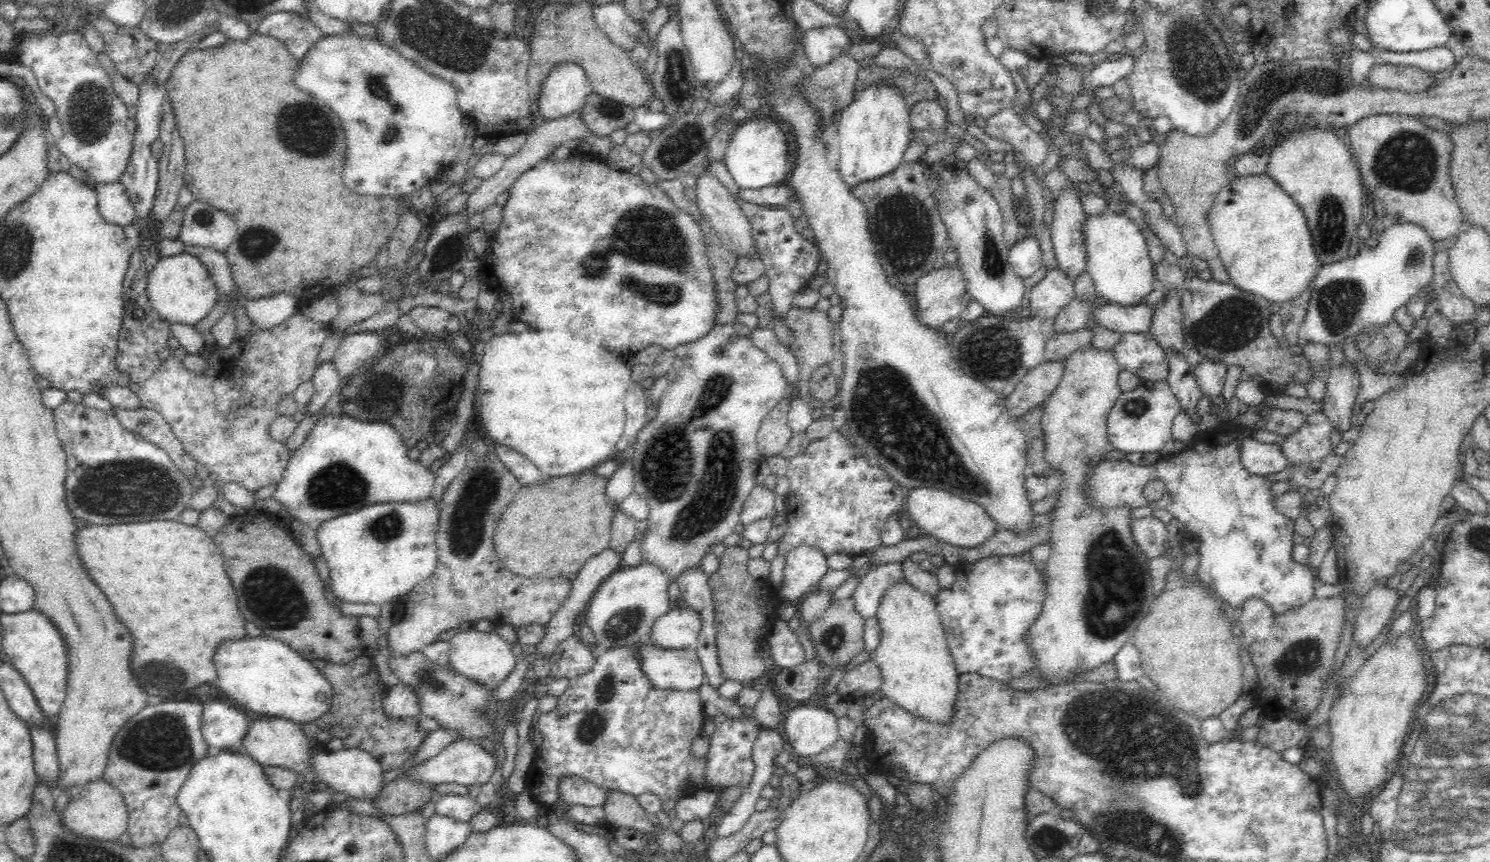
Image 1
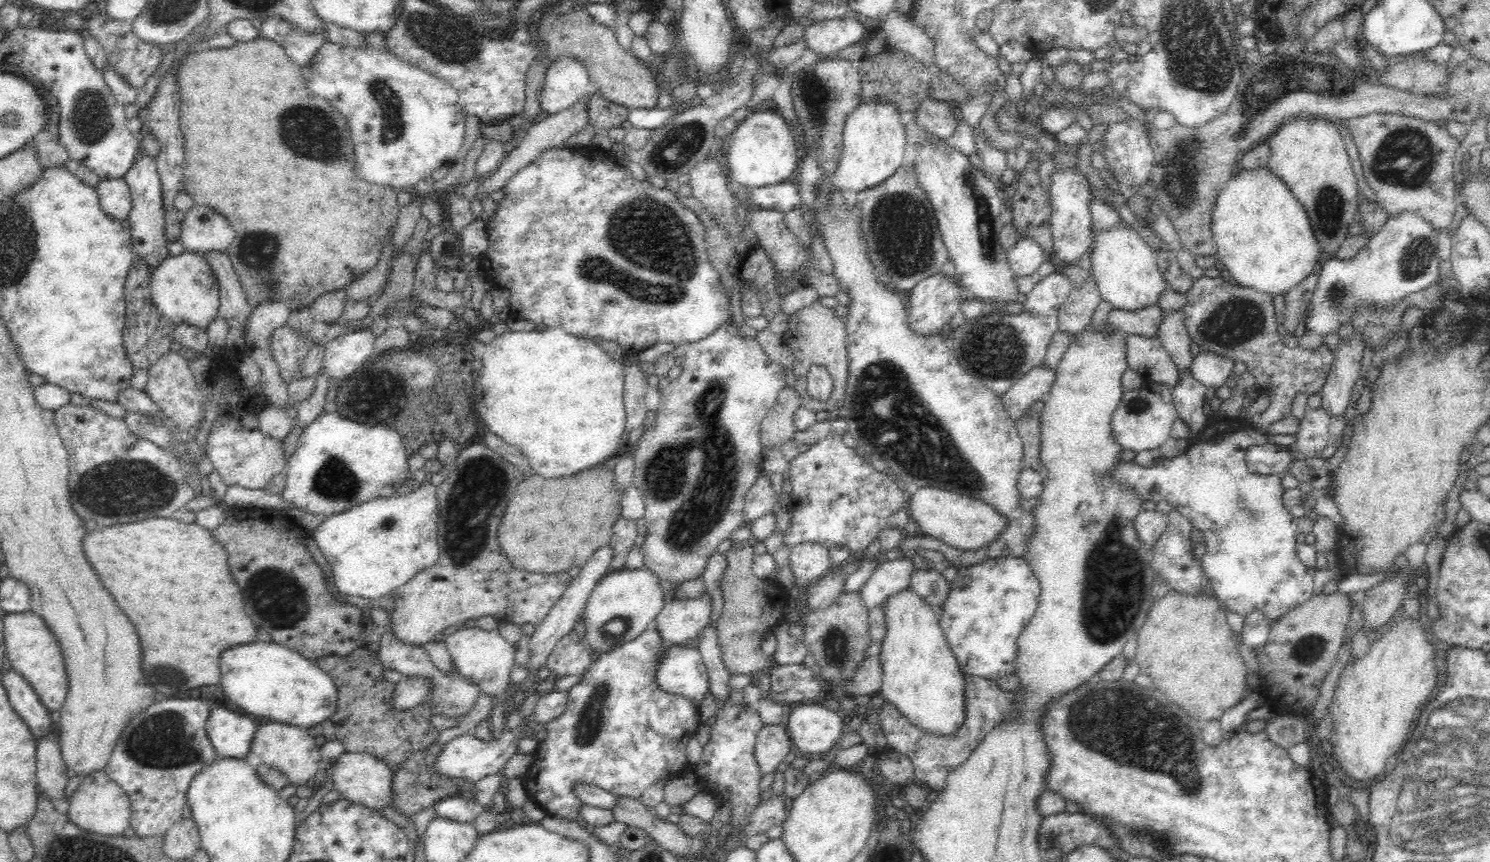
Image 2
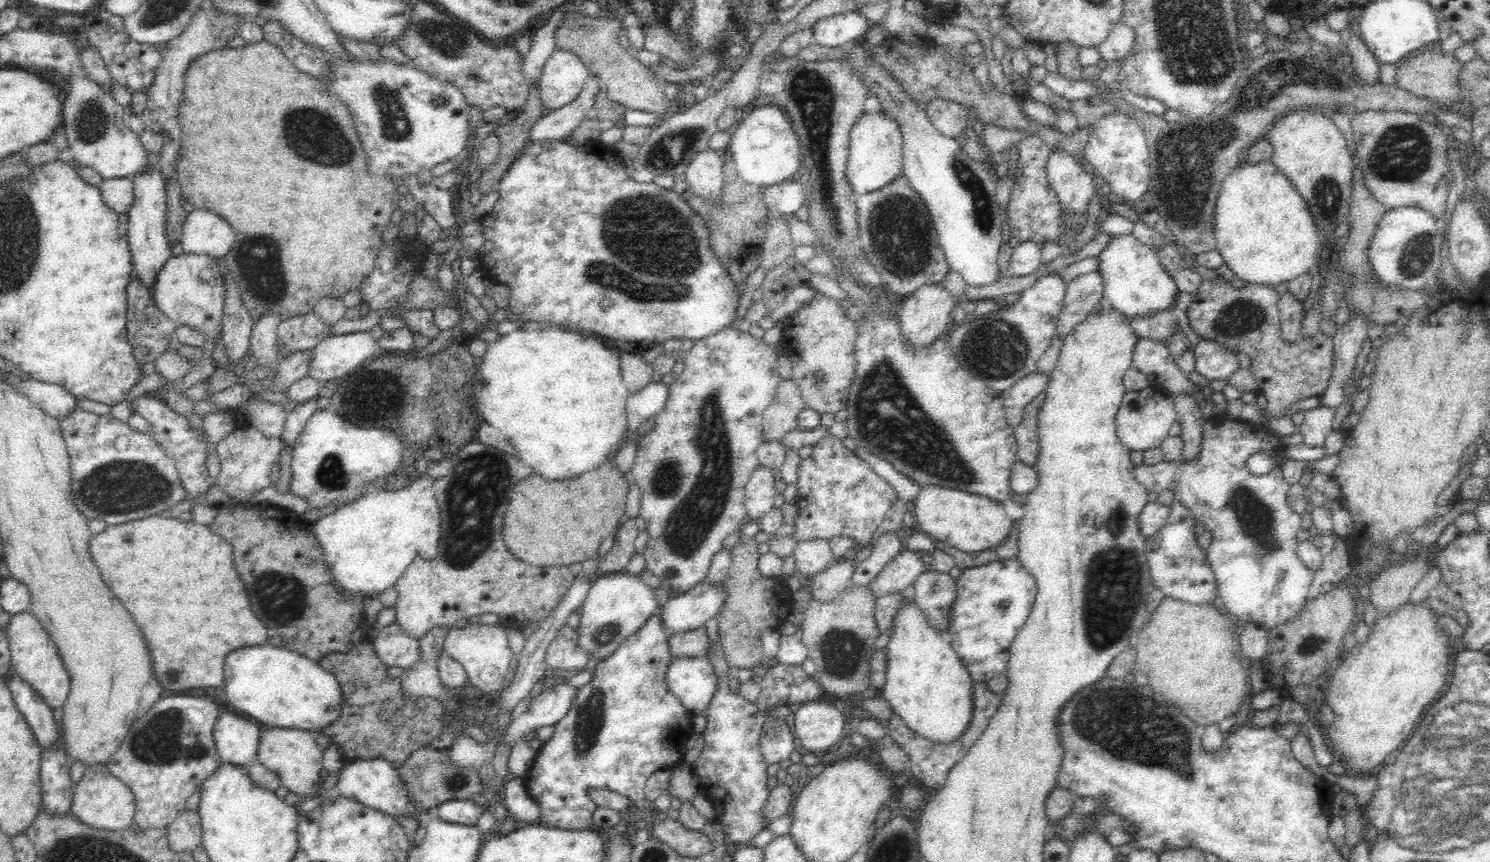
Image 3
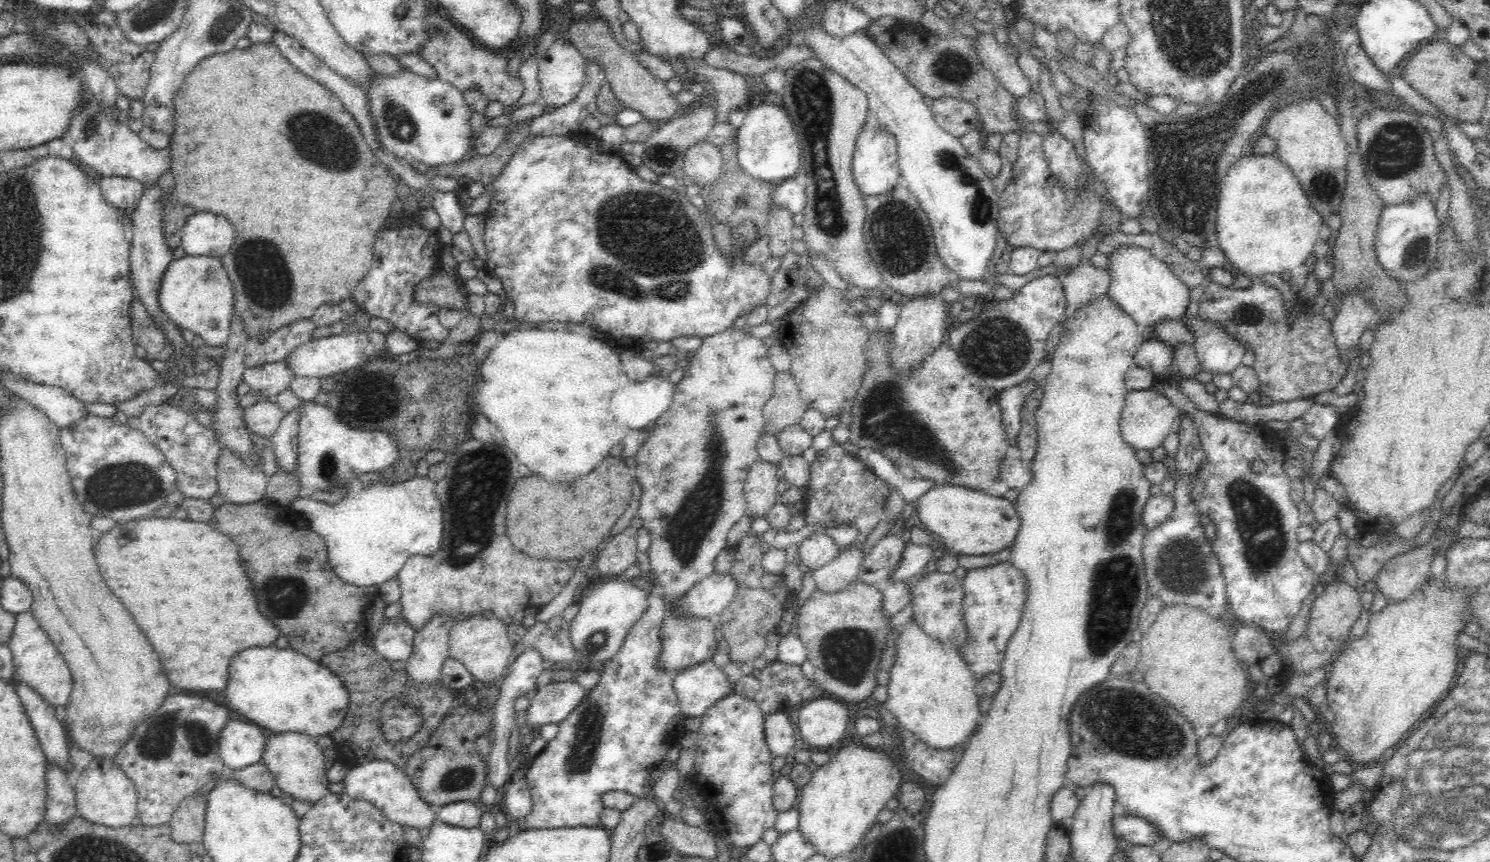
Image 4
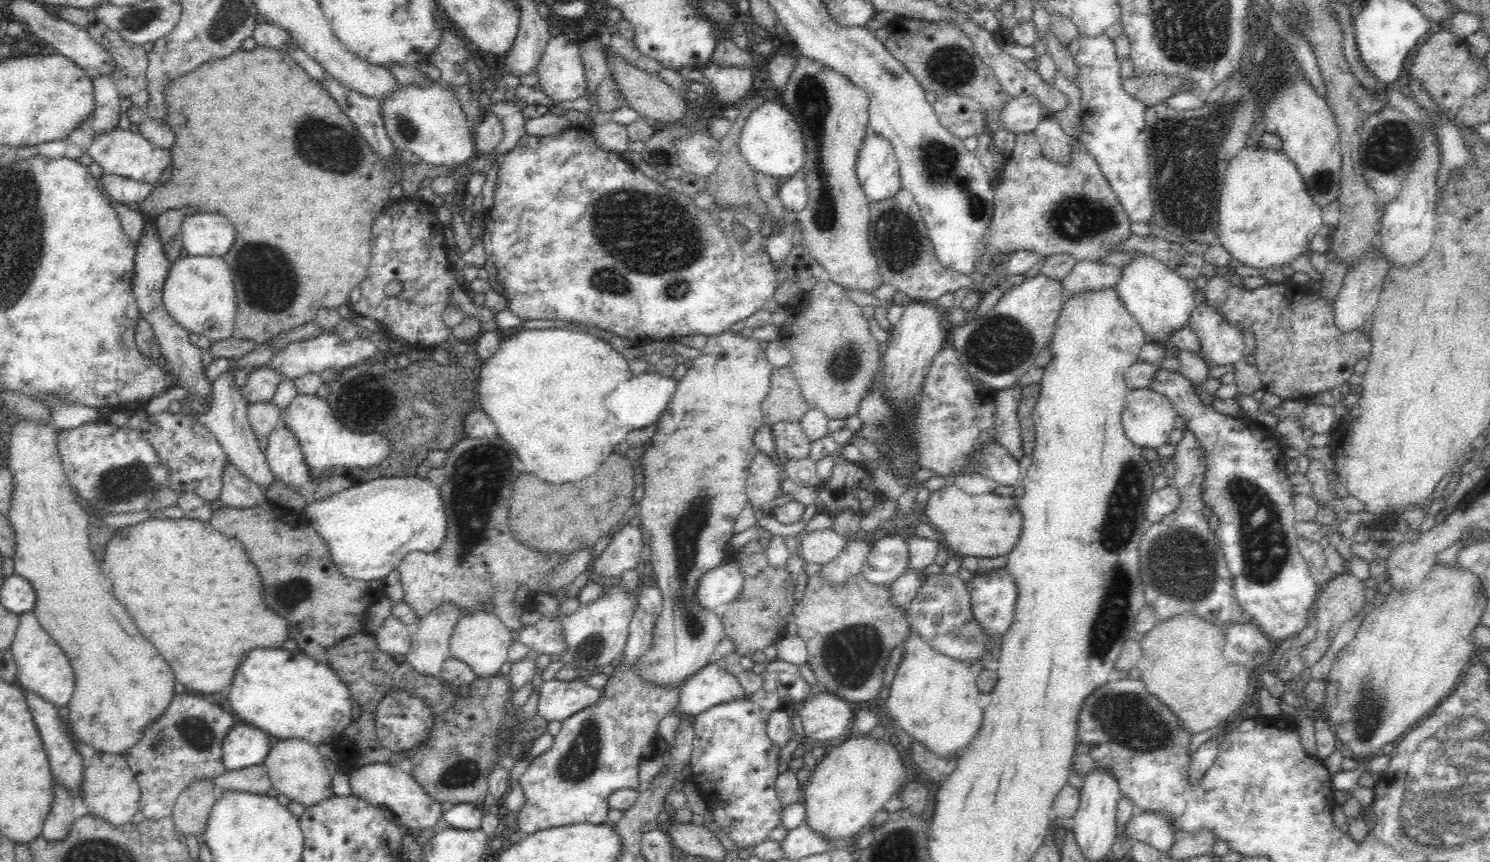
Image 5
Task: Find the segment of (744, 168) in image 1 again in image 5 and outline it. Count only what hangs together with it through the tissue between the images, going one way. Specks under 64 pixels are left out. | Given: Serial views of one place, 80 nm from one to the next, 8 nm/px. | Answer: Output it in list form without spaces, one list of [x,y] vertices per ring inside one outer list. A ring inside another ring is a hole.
[[[765,101],[750,113],[741,128],[738,147],[740,147],[739,153],[744,165],[750,165],[750,168],[756,173],[780,179],[791,177],[794,172],[797,172],[795,174],[798,175],[798,170],[803,168],[804,141],[802,141],[802,133],[800,133],[800,127],[792,113],[781,101]]]

